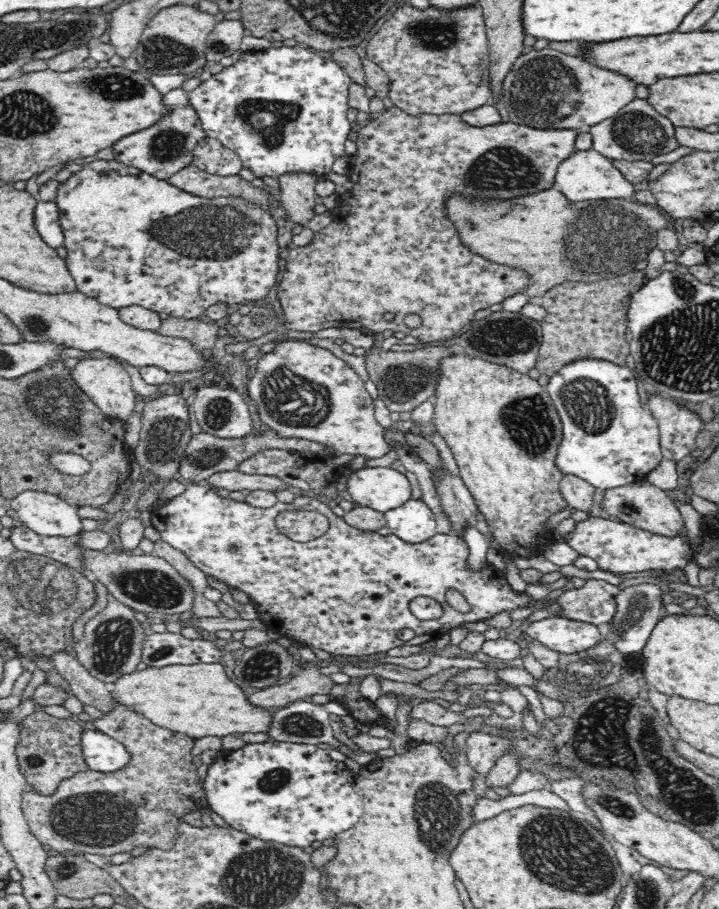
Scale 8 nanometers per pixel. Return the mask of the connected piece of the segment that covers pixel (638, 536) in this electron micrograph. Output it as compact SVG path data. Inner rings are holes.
M589 516L576 521L574 529L564 536L565 542L579 555L593 558L600 569L614 572L646 572L661 569L660 576L667 577L676 568L684 568L692 550L686 536L663 537L635 526Z

